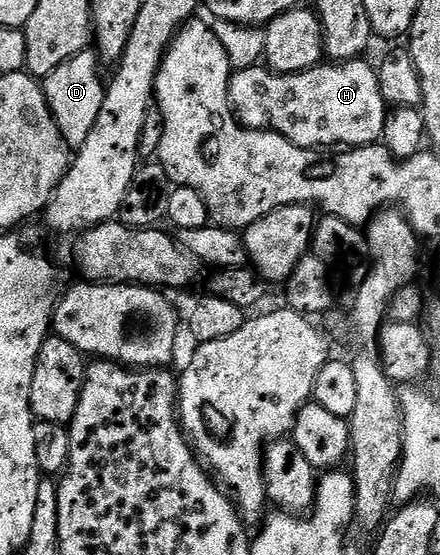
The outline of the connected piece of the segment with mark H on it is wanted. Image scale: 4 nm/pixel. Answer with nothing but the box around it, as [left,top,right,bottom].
[227,59,389,149]

